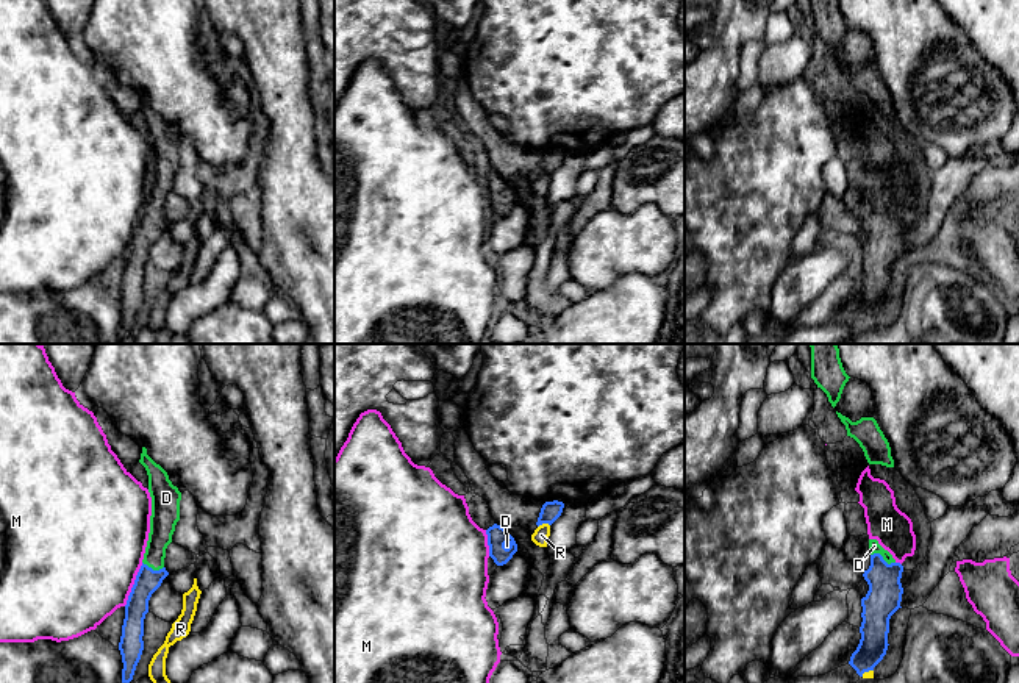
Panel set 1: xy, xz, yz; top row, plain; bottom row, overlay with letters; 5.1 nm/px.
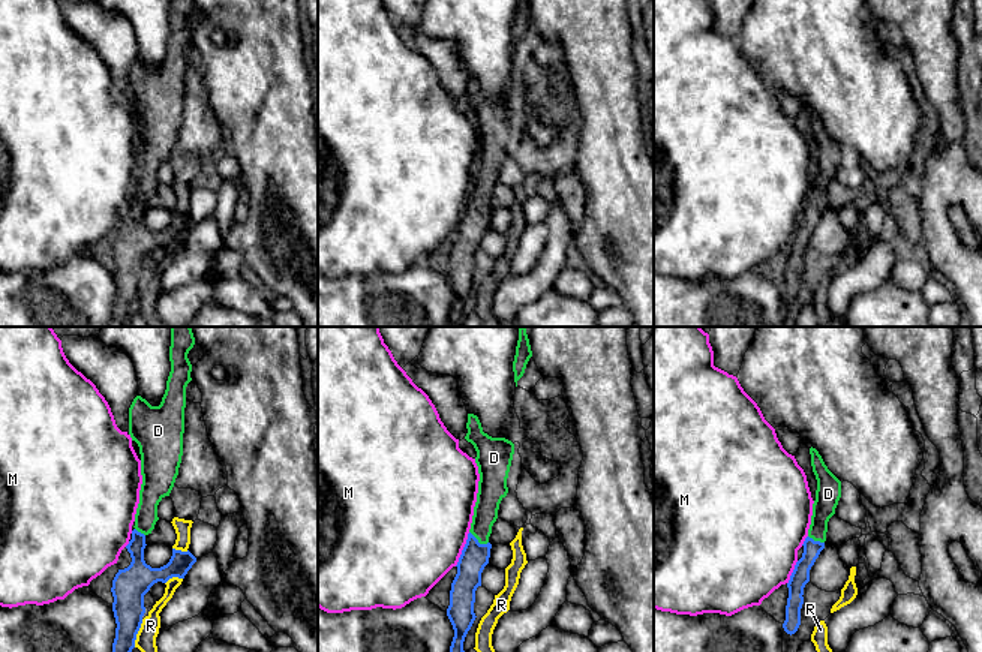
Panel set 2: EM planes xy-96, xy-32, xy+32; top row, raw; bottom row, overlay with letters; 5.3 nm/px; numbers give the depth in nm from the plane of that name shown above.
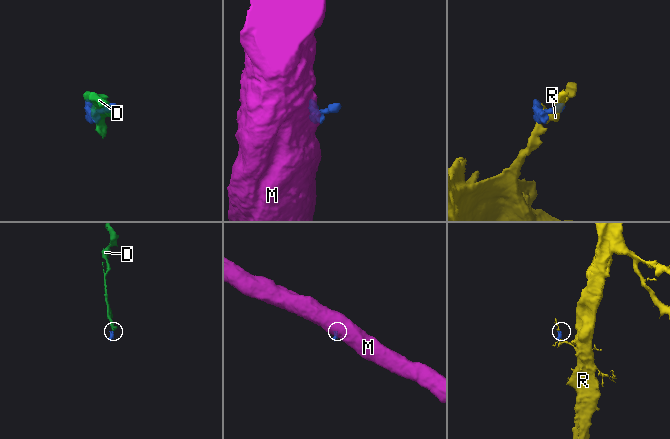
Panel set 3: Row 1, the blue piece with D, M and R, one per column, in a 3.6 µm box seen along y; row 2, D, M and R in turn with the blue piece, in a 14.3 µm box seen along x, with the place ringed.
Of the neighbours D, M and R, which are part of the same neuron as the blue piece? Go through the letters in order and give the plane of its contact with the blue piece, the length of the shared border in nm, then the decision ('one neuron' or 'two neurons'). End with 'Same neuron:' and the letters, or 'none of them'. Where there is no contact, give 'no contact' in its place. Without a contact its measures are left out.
D: meets blue in yz; contact 140 nm long; one neuron
M: meets blue in xy; contact 240 nm long; two neurons
R: meets blue in xz; contact 70 nm long; two neurons
Same neuron: D

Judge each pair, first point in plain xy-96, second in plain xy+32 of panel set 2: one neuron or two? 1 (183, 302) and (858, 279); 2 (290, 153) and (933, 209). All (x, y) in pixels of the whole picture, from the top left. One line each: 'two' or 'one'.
1: one
2: one

